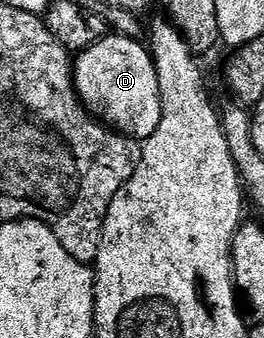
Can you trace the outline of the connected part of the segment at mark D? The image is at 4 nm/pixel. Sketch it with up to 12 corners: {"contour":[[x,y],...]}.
{"contour":[[107,34],[74,60],[76,94],[137,142],[162,118],[140,40]]}

